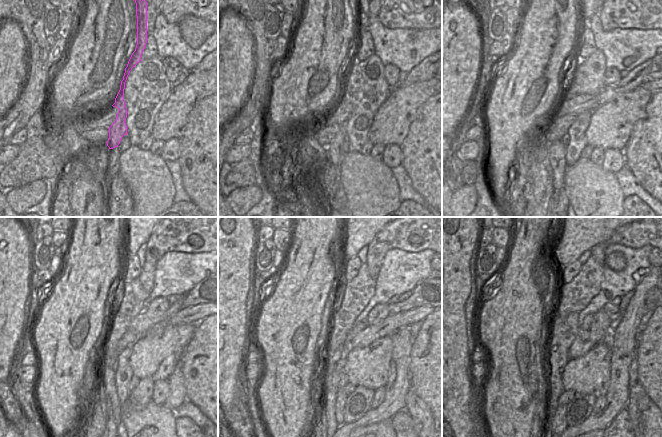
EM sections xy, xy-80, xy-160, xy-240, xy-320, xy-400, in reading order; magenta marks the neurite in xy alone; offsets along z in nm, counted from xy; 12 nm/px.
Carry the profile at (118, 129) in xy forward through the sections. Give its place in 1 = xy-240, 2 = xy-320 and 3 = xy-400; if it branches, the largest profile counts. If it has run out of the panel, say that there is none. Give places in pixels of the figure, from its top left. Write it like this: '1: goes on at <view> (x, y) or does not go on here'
1: goes on at xy-240 (113, 405)
2: does not go on here
3: does not go on here

